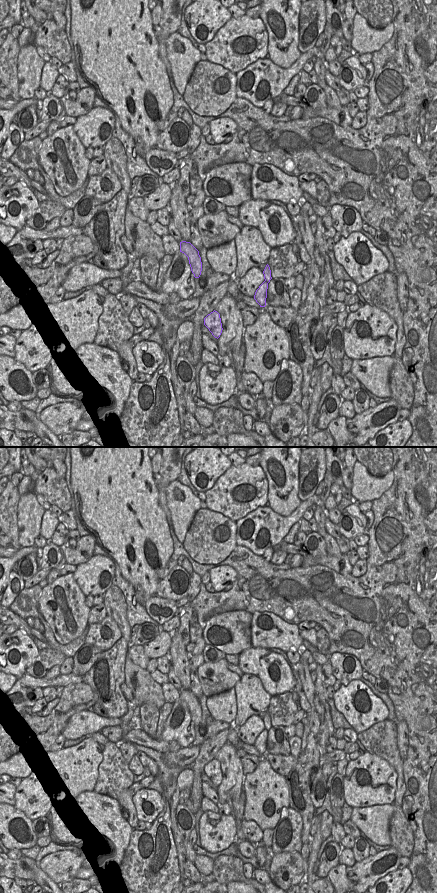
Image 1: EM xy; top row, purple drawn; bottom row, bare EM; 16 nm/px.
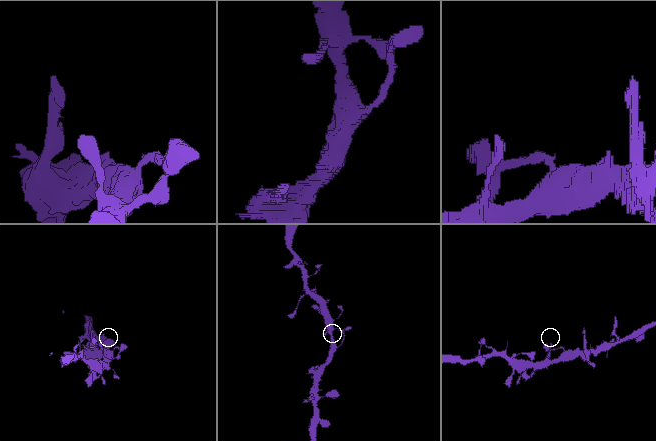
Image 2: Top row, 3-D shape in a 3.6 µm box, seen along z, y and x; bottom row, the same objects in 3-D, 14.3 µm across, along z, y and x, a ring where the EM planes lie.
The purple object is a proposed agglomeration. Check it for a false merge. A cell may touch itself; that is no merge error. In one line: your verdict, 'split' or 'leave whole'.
leave whole

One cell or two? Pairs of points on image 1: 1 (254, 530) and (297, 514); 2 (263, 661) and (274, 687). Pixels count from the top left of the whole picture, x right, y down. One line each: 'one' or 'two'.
1: one
2: one

